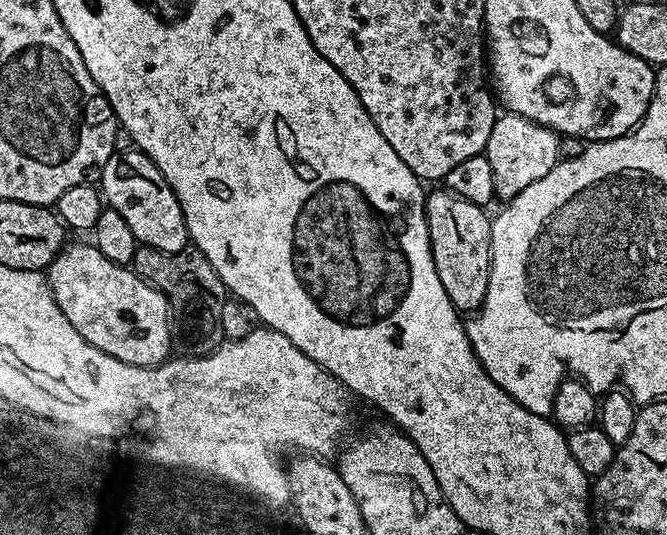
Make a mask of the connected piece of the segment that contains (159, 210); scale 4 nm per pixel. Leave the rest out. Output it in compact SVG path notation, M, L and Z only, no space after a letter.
M139 150L113 152L100 174L98 187L107 207L117 211L130 225L137 245L163 252L180 252L189 247L182 206L174 190L170 190L166 178L162 178L162 170L158 170L156 163L146 153Z

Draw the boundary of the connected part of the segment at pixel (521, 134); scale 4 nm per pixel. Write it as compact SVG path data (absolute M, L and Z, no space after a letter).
M497 115L494 130L490 130L490 142L486 142L483 155L494 170L495 199L507 202L522 194L530 182L538 182L550 174L550 170L561 159L559 144L561 137L546 126L530 122L521 116Z

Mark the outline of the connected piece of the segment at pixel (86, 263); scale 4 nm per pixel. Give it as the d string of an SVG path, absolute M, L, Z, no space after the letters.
M95 243L71 244L61 248L54 262L46 270L48 285L52 288L62 314L66 314L70 326L74 326L74 330L78 330L78 334L82 334L86 342L122 362L147 368L163 364L169 359L171 352L168 351L171 350L172 344L174 348L174 328L170 323L168 300L165 296L136 275L131 267L110 262L106 254L97 250Z

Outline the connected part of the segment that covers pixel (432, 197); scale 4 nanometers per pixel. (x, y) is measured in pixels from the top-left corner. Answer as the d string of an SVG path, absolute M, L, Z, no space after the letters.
M429 191L424 202L432 257L450 302L457 312L464 314L467 308L479 309L490 286L492 220L481 205L466 202L466 198L455 196L453 192L439 191Z

